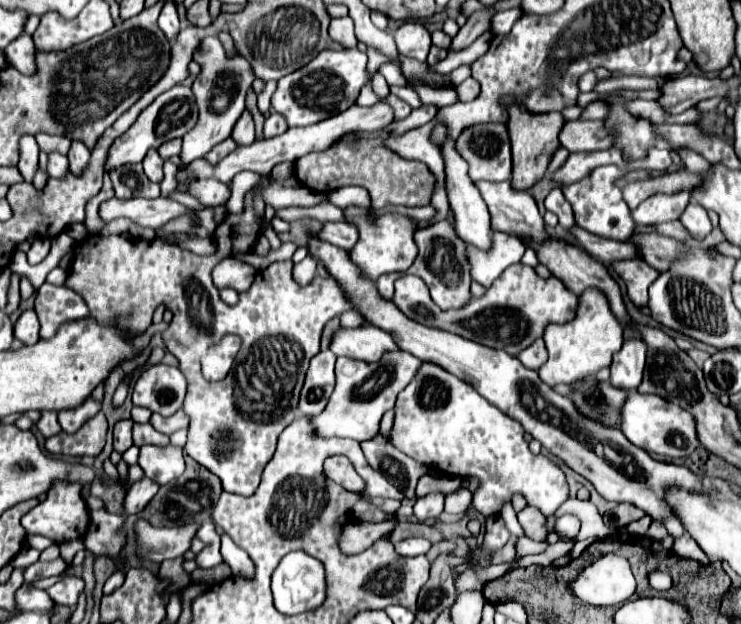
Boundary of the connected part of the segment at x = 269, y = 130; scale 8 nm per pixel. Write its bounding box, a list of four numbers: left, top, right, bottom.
[263,113,287,139]

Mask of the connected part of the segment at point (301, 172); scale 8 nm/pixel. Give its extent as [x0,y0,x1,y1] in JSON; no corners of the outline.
[295,141,437,209]

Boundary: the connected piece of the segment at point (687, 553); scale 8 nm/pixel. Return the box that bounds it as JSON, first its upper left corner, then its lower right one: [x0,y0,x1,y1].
[671,535,709,567]

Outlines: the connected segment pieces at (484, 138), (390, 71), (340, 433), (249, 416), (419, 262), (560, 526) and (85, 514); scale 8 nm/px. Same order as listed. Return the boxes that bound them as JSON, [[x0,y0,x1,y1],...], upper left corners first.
[[457,123,511,181],[379,63,407,85],[311,351,421,441],[65,235,353,495],[377,221,471,309],[555,515,581,537],[21,481,89,545]]

